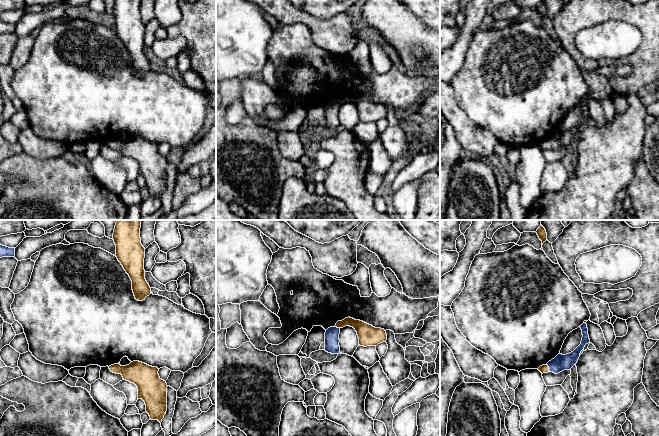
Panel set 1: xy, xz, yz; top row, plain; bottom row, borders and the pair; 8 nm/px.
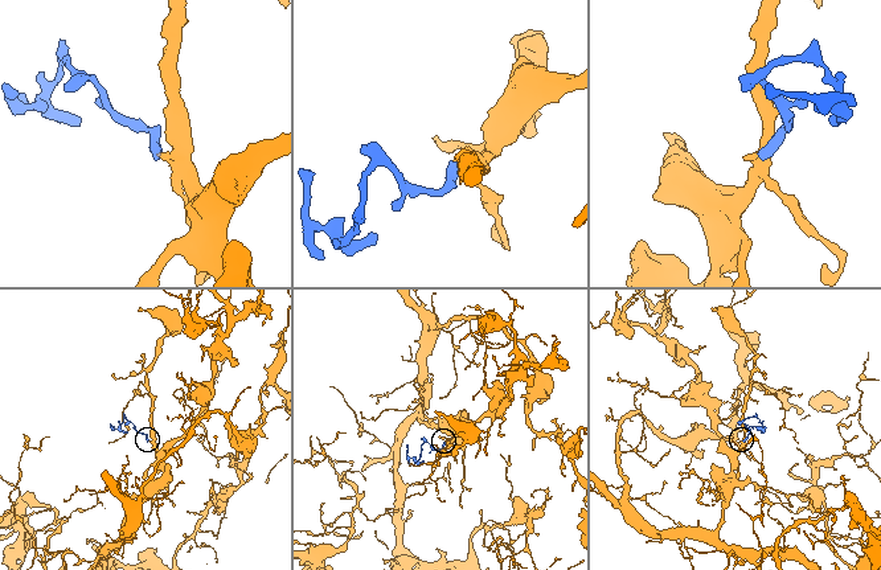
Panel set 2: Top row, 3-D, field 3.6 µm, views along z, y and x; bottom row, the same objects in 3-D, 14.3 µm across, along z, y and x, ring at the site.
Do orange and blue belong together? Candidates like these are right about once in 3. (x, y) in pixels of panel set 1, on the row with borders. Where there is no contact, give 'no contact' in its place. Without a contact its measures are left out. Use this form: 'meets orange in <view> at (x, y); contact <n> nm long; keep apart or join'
meets orange in yz at (548, 367); contact 60 nm long; join

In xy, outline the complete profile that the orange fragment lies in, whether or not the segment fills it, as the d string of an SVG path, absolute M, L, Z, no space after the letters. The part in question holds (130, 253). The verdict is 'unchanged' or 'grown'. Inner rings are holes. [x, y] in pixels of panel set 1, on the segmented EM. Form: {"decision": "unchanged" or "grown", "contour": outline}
{"decision": "unchanged", "contour": "M117 220L113 240L116 257L132 281L135 299L143 301L151 294L145 279L145 248L140 238L141 220Z"}

